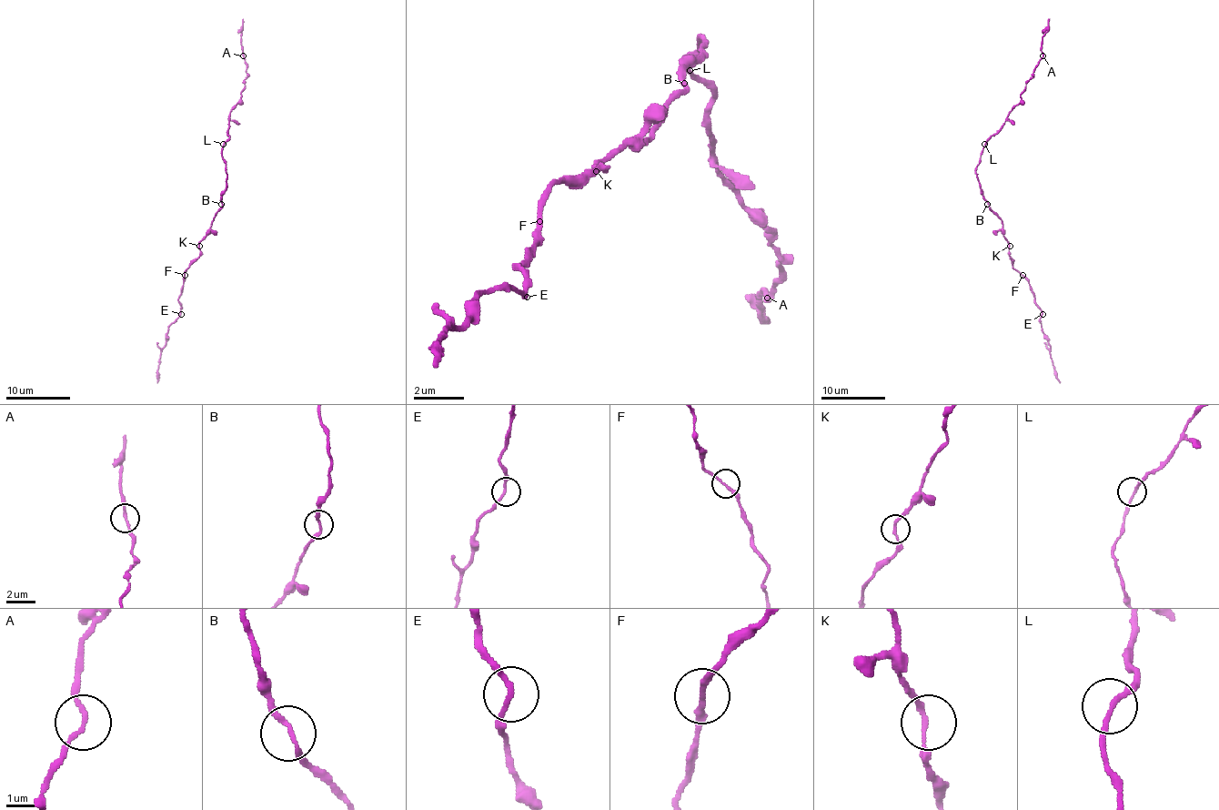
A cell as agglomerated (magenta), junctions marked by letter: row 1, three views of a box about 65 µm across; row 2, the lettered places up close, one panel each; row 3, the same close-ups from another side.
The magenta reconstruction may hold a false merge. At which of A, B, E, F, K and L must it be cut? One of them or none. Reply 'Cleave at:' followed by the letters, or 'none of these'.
Cleave at: none of these

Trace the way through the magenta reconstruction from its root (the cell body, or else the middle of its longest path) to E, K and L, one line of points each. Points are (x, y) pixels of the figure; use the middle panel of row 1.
E: (684, 89), (646, 139), (621, 146), (583, 177), (565, 177), (546, 196), (539, 240), (520, 258), (527, 297)
K: (684, 89), (665, 108), (659, 126), (646, 139), (633, 139), (627, 146), (621, 146), (596, 171)
L: (684, 89), (684, 70), (702, 52), (702, 39), (702, 45), (690, 58), (684, 58), (684, 65), (690, 70)

